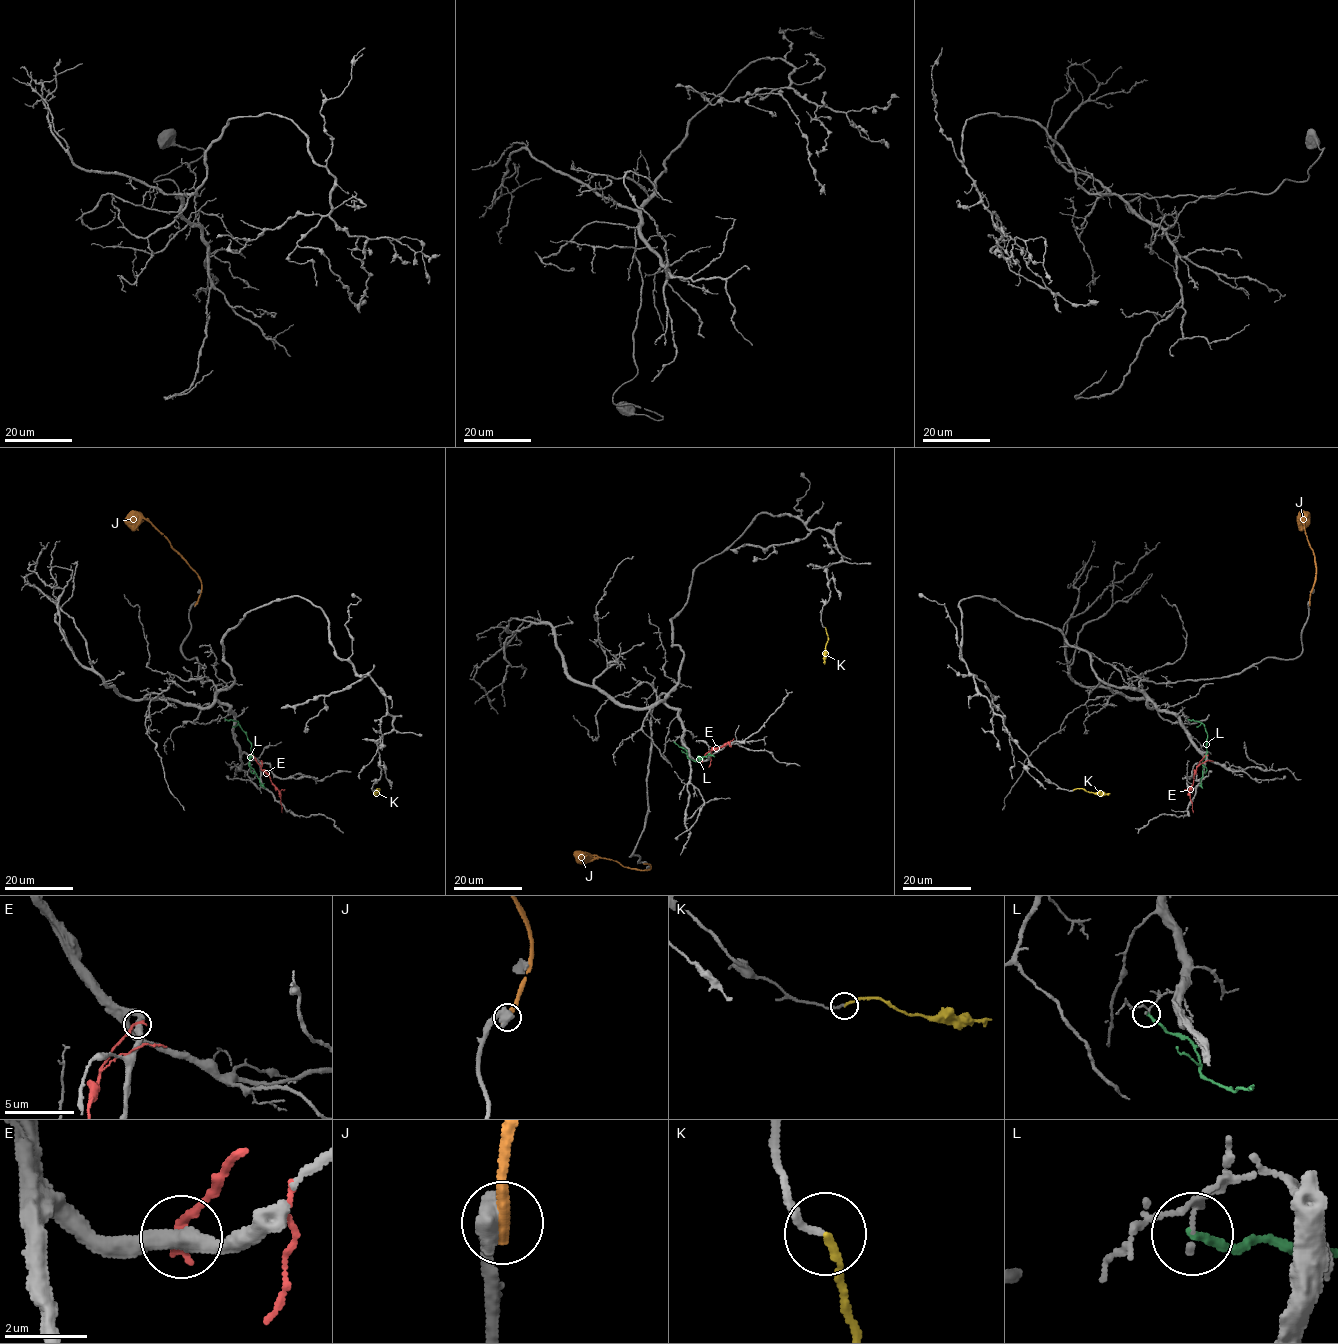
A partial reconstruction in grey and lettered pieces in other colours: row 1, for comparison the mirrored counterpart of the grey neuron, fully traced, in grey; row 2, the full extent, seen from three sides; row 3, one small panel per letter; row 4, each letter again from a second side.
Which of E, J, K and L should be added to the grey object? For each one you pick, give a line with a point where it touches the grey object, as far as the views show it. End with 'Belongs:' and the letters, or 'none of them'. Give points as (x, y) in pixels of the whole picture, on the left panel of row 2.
K: Touches grey at (376, 790)
Belongs: K

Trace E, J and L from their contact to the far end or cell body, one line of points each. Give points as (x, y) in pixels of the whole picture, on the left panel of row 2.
E: (253, 755), (278, 791), (282, 812)
J: (196, 604), (201, 588), (199, 576), (168, 539), (146, 520), (130, 518), (124, 522)
L: (225, 719), (238, 722), (247, 736), (253, 754), (249, 766), (266, 788)

